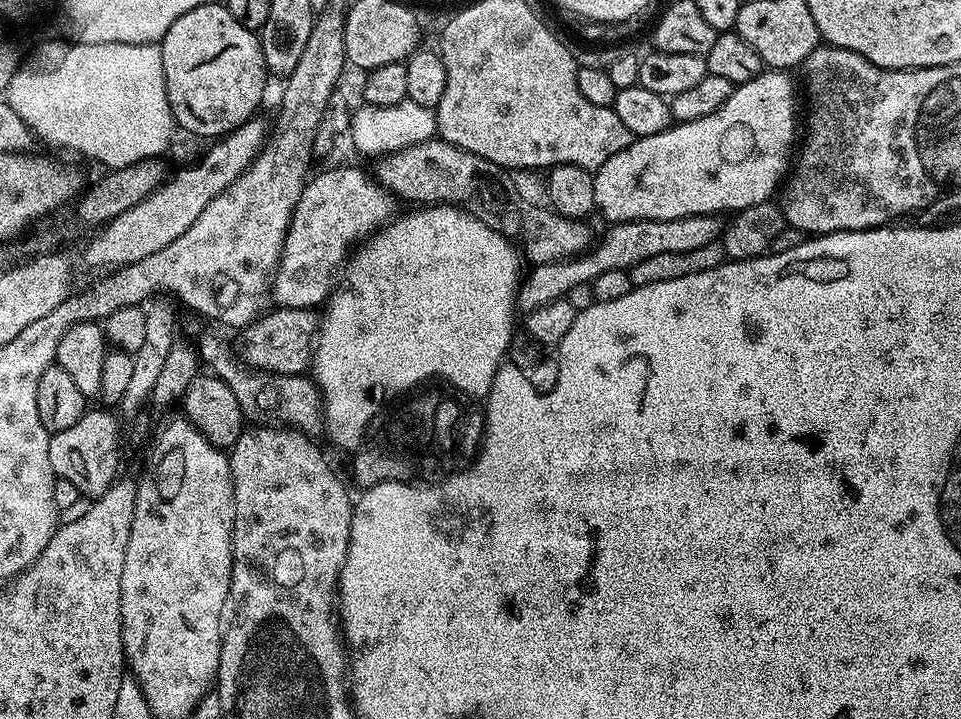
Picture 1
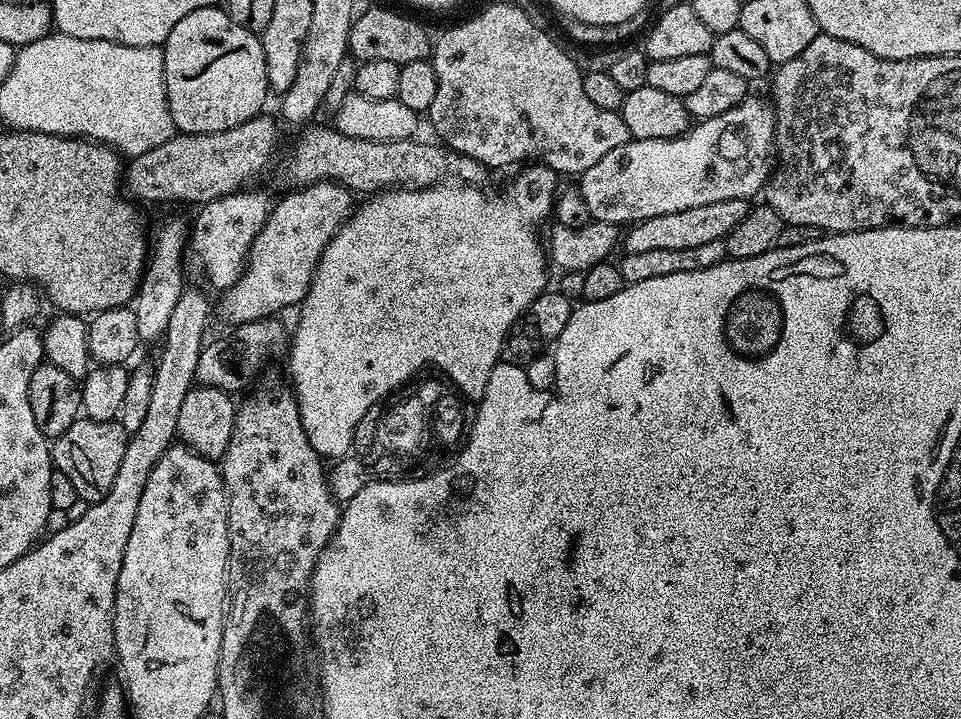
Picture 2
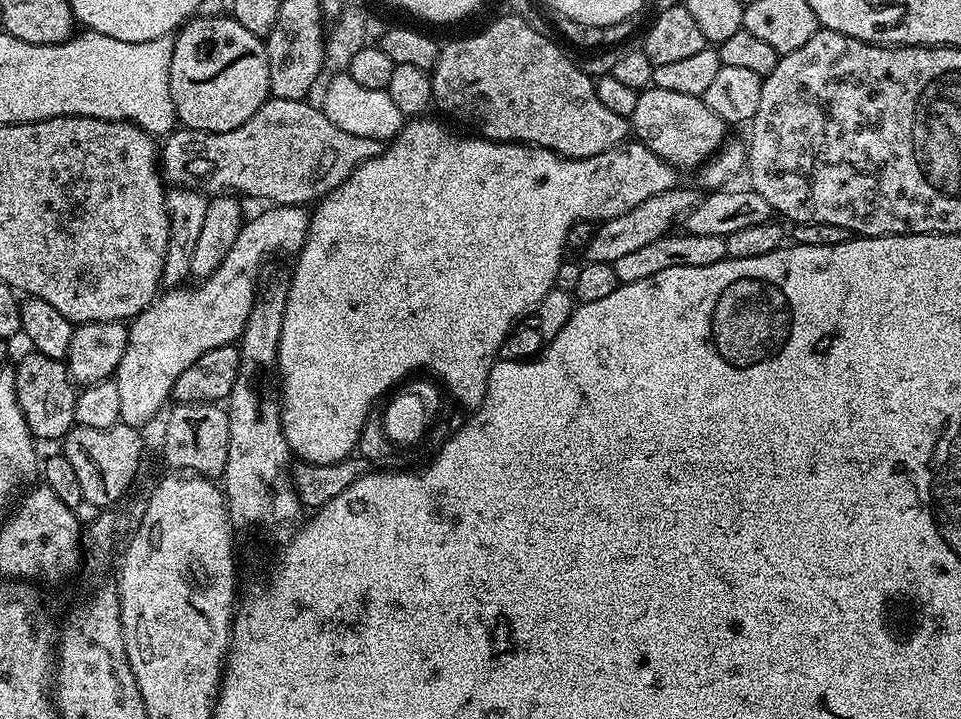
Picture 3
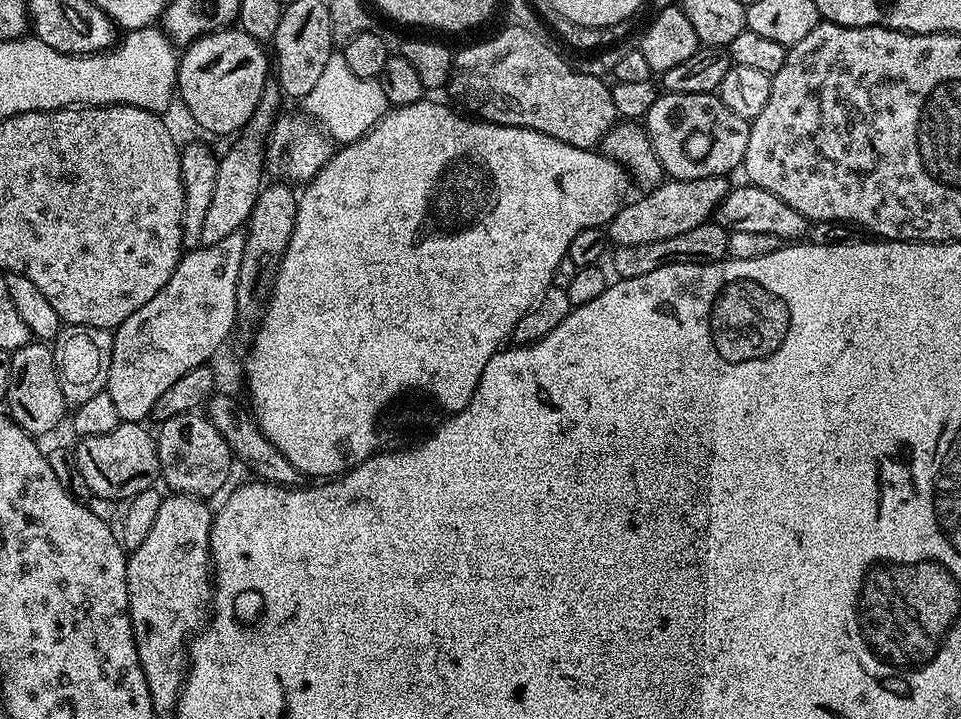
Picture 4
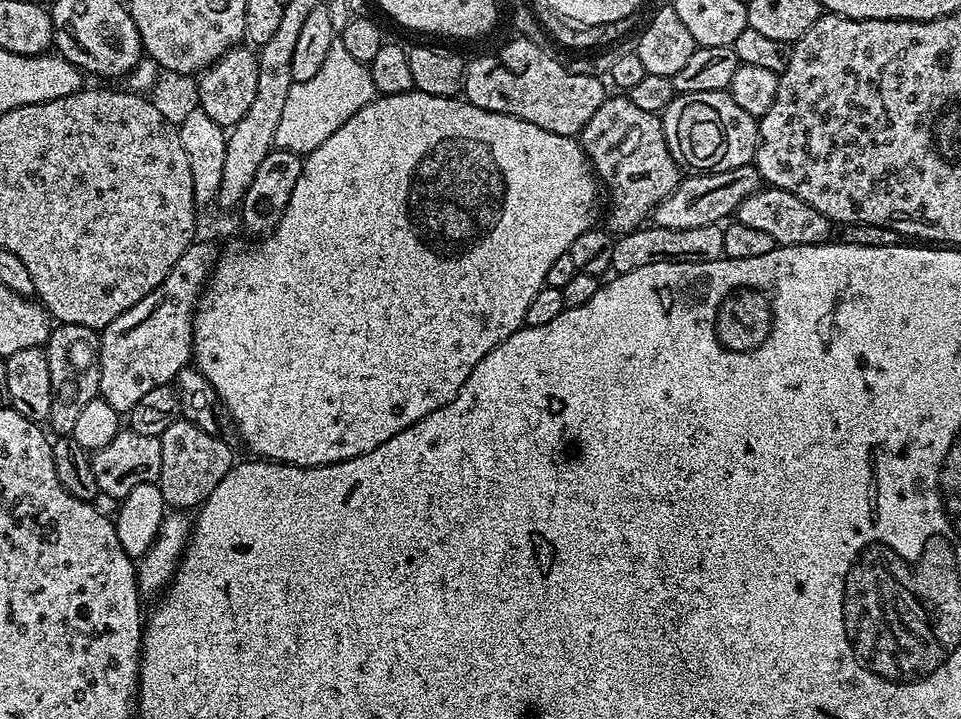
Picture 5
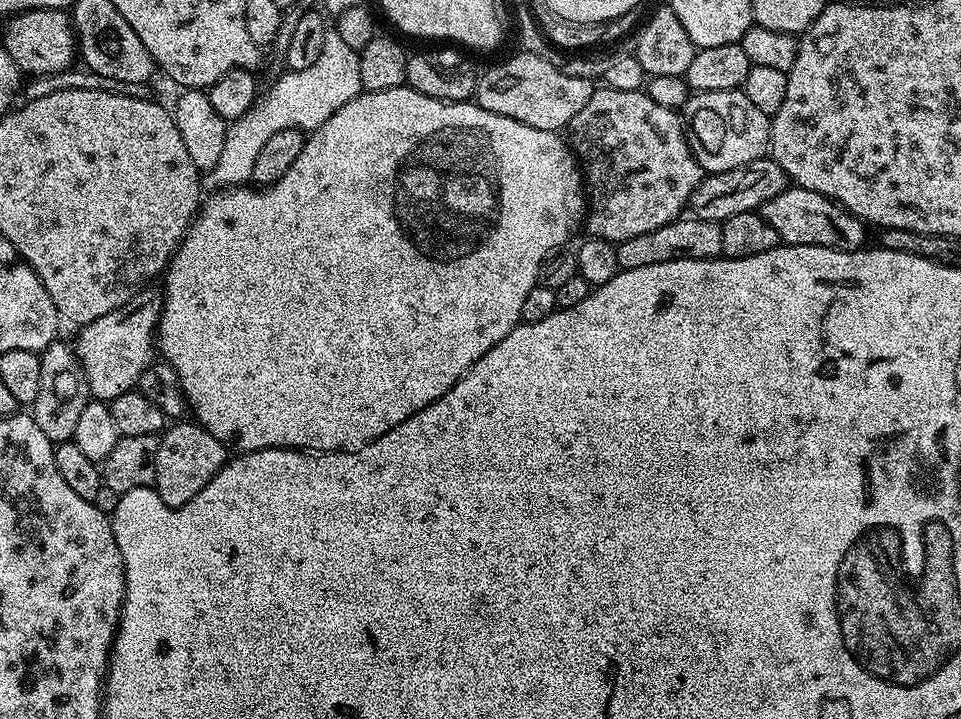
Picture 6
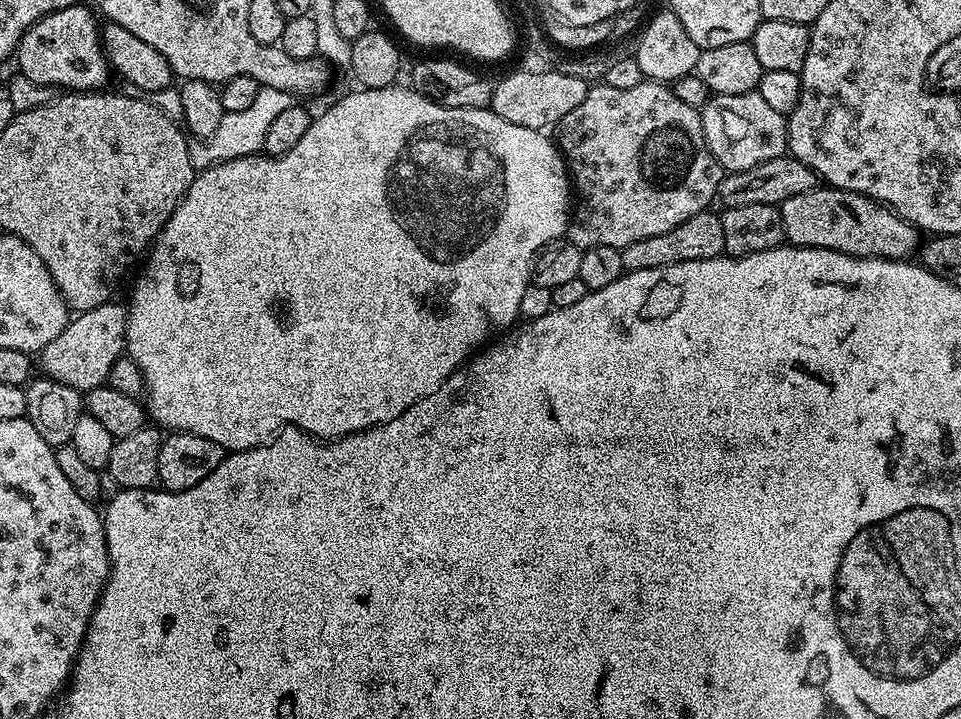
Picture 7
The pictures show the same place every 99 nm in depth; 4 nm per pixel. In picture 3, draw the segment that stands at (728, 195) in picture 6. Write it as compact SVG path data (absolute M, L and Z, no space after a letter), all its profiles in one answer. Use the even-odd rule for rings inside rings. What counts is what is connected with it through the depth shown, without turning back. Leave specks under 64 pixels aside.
M677 186L662 194L654 194L646 202L642 202L642 206L636 206L634 210L626 210L626 214L618 214L618 218L603 221L588 239L587 259L612 265L625 254L630 254L632 251L648 245L649 242L669 235L675 229L672 227L675 226L676 220L683 221L689 210L696 205L698 192L695 187L693 188Z

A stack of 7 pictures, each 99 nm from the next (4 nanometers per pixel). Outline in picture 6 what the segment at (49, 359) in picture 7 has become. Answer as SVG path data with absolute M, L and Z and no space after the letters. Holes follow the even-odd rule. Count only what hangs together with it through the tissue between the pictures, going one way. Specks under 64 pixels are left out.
M145 290L139 292L130 302L126 302L118 310L110 314L102 314L94 322L83 325L74 339L74 351L76 359L79 360L82 370L88 379L88 391L95 399L110 402L118 398L118 394L126 394L133 391L139 385L144 373L151 369L154 363L154 345L158 340L158 329L160 326L160 309L162 307L162 296L159 291Z

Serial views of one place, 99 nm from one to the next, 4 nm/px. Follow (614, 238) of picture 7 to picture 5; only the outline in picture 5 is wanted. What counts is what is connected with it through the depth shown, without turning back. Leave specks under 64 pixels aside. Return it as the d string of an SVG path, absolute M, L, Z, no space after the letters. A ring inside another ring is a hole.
M612 95L594 110L578 139L599 183L608 187L607 227L613 233L623 234L641 227L651 217L658 202L680 185L682 171L673 149L666 142L663 119L655 112L638 110L627 95Z

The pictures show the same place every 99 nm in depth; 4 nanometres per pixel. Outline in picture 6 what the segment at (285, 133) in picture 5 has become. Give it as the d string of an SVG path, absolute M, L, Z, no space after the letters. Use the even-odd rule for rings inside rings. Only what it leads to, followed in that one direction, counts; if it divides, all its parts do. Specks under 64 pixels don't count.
M330 30L326 34L326 42L322 46L320 57L307 70L298 70L287 74L288 76L278 77L272 89L265 96L263 93L259 97L258 103L246 115L229 123L226 146L222 146L222 155L218 158L218 166L214 166L212 171L207 173L207 187L209 184L212 190L227 190L247 185L252 180L254 162L258 162L258 154L262 150L262 146L266 146L268 139L274 134L278 134L278 130L298 128L305 134L311 134L321 128L335 112L342 110L342 106L346 106L346 102L350 102L354 97L360 95L362 74L358 70L359 61L360 54L350 46L346 46L346 42L342 42L342 38L338 38L338 34L334 30Z

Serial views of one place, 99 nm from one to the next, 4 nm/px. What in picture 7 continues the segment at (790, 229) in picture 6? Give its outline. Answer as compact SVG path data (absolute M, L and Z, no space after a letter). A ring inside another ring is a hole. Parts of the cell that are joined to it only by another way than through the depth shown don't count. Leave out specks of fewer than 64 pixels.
M817 186L806 194L794 194L778 205L787 243L802 248L829 248L847 256L882 260L908 260L921 247L922 236L886 204L841 188Z

